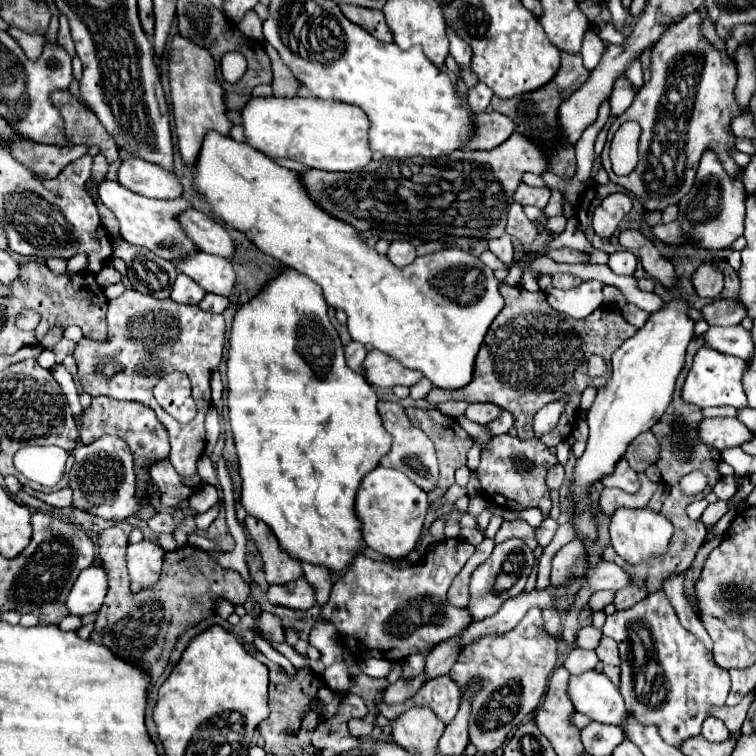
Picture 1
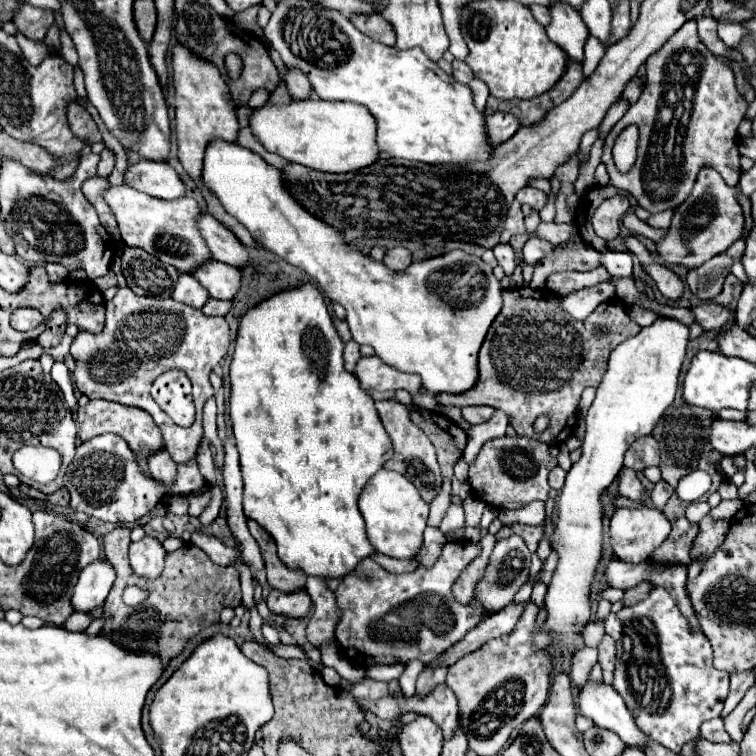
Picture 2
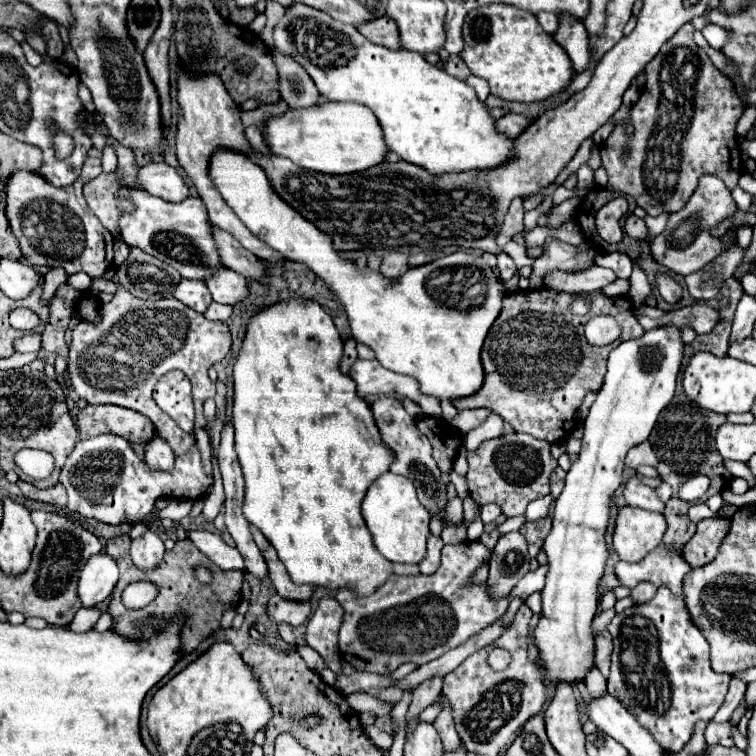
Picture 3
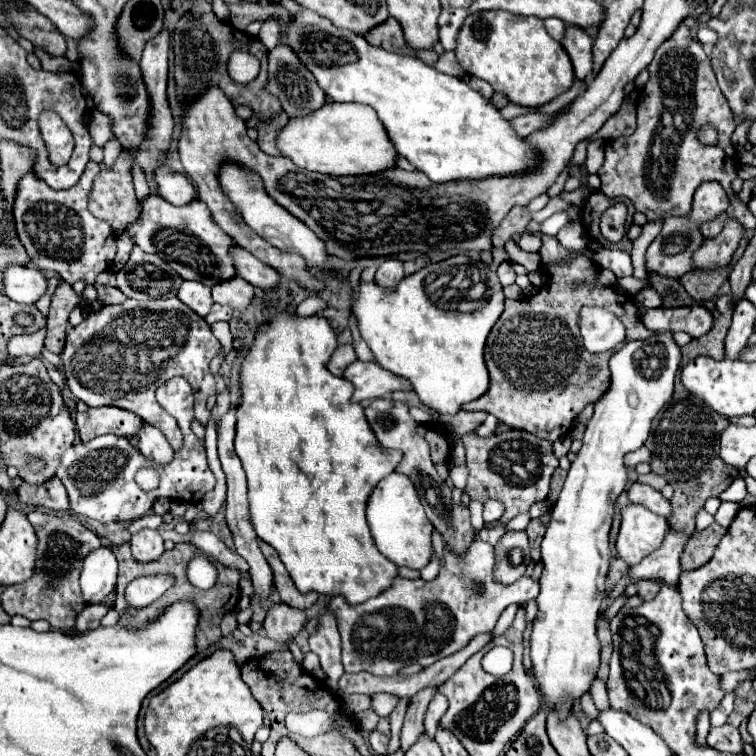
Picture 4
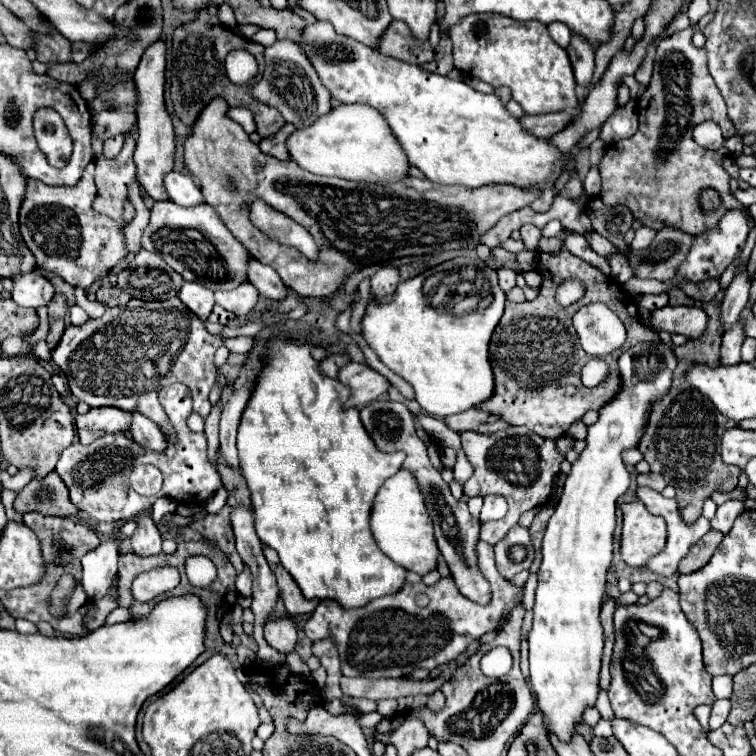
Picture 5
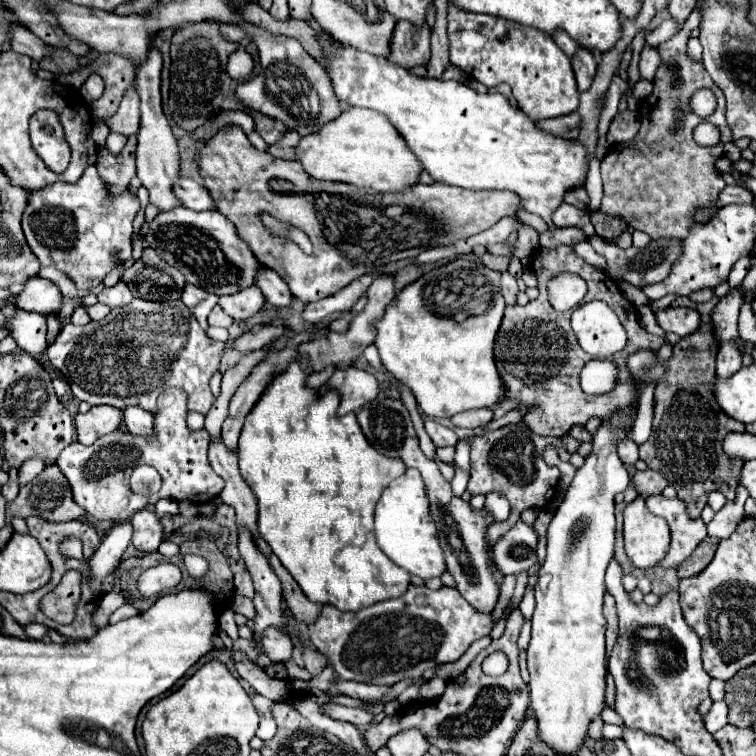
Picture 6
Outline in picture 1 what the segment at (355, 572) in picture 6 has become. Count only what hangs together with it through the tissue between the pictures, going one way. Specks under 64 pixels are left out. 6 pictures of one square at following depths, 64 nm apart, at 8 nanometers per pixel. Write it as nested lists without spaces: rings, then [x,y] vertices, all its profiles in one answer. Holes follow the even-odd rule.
[[[286,268],[278,278],[274,278],[266,286],[266,290],[262,290],[256,298],[252,298],[248,304],[238,308],[234,324],[232,324],[230,350],[228,350],[228,406],[230,406],[230,424],[232,424],[232,434],[236,440],[236,452],[238,452],[240,476],[242,476],[242,506],[250,516],[262,520],[274,532],[274,536],[280,542],[282,552],[286,552],[290,558],[298,562],[324,566],[330,572],[332,570],[340,572],[346,566],[350,566],[354,556],[366,548],[366,542],[360,530],[360,520],[354,512],[354,498],[356,498],[362,478],[380,464],[380,460],[388,454],[392,446],[392,438],[384,430],[384,424],[376,410],[376,402],[378,398],[376,398],[374,388],[364,380],[362,374],[346,366],[344,346],[338,338],[338,332],[328,320],[328,306],[322,296],[322,290],[308,276],[292,268]]]

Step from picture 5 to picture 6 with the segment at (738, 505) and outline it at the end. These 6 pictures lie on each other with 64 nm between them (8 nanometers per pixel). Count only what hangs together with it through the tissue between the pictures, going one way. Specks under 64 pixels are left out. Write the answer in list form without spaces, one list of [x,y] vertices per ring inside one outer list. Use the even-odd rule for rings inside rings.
[[[738,485],[734,500],[726,502],[726,506],[706,526],[710,538],[722,540],[722,538],[728,538],[736,530],[736,526],[744,520],[744,505],[748,497],[748,491],[743,486]]]

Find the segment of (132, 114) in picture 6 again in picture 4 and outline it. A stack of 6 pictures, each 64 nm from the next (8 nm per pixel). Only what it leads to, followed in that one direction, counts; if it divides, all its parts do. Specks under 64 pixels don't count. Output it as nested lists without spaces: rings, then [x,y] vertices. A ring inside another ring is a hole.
[[[100,110],[92,112],[90,136],[92,136],[94,144],[98,144],[98,146],[104,146],[112,138],[112,120],[106,114],[102,114]]]

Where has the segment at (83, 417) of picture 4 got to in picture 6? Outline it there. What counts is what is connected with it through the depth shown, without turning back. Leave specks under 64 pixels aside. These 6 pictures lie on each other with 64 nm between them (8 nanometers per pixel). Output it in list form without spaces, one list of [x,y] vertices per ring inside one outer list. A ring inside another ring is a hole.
[[[94,406],[86,414],[76,414],[74,424],[78,432],[78,442],[92,444],[96,438],[118,430],[122,418],[122,412],[112,406]]]

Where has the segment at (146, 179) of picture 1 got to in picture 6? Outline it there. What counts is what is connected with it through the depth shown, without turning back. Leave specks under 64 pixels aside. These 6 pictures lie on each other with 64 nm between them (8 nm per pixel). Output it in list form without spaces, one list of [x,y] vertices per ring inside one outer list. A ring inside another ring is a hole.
[[[180,178],[176,184],[176,196],[182,200],[184,206],[190,210],[202,212],[202,210],[212,210],[216,208],[208,188],[202,184],[202,180],[190,180],[190,178]]]

